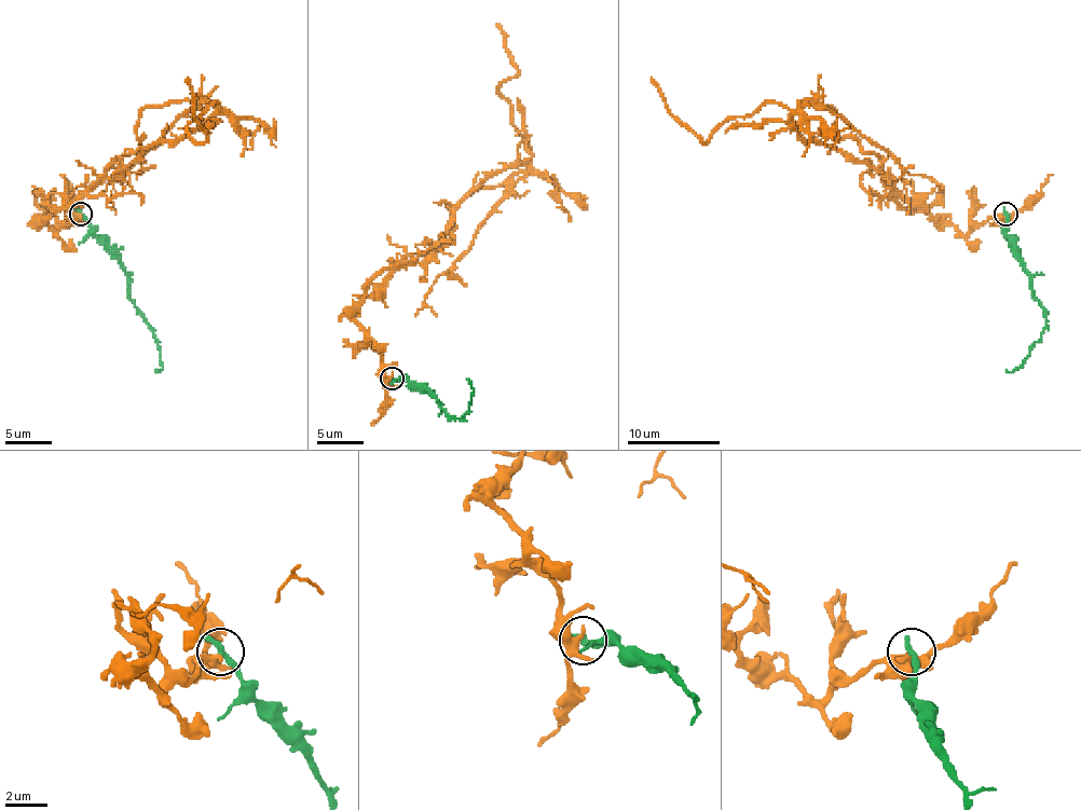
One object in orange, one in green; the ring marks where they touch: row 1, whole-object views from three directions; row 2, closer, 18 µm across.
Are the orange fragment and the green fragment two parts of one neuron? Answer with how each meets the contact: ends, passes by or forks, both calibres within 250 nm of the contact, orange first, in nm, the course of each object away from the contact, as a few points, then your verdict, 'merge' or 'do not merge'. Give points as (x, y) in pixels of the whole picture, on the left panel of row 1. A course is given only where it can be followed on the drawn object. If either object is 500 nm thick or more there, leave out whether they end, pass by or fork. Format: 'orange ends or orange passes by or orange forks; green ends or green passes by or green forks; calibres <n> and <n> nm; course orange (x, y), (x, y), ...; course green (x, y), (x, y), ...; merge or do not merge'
orange forks; green ends; calibres 280 and 360 nm; course orange (81, 214), (55, 235), (41, 221), (202, 126), (213, 103), (188, 126), (204, 142), (188, 77); course green (81, 214), (125, 272), (127, 296), (148, 326), (160, 356), (162, 367), (155, 369); do not merge

